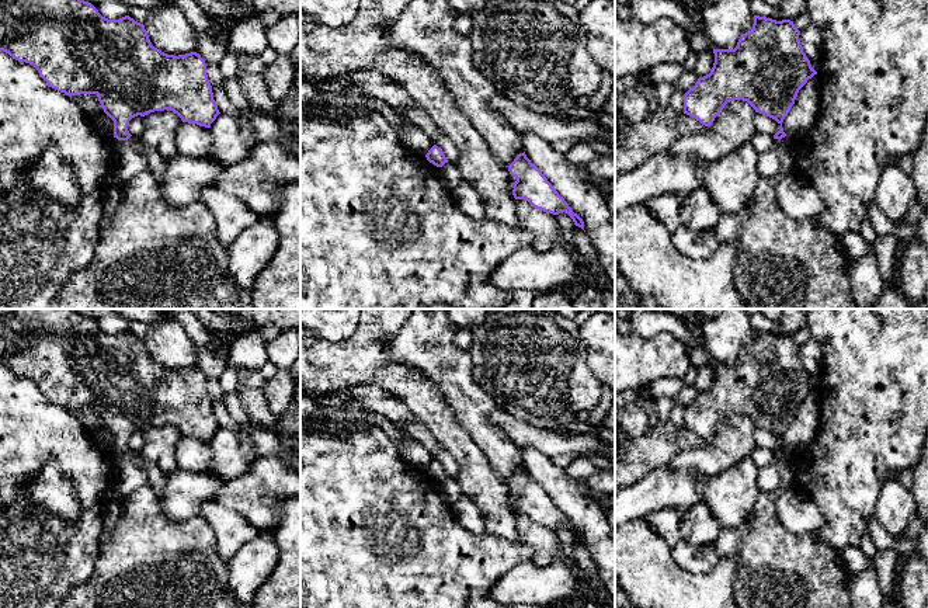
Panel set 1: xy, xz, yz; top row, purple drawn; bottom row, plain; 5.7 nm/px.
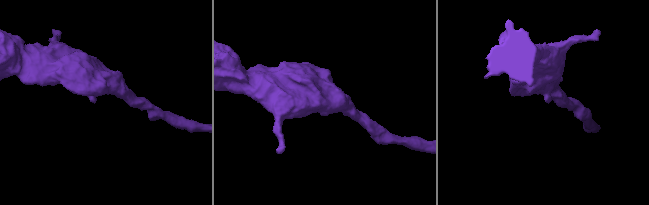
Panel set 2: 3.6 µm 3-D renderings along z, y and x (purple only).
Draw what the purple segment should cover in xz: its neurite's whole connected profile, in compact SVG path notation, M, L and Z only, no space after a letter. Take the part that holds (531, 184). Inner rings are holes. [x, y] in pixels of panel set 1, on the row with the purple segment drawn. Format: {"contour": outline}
{"contour": "M525 152L519 153L508 166L508 171L517 178L512 195L515 199L525 199L533 208L546 213L559 215L566 212L576 226L584 230L583 219L571 211L563 197L552 187L542 171L531 163Z"}

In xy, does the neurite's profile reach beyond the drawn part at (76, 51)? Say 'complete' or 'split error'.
complete

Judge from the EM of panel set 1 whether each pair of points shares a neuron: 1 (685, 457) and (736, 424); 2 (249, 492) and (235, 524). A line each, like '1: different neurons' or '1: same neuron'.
1: same neuron
2: different neurons

